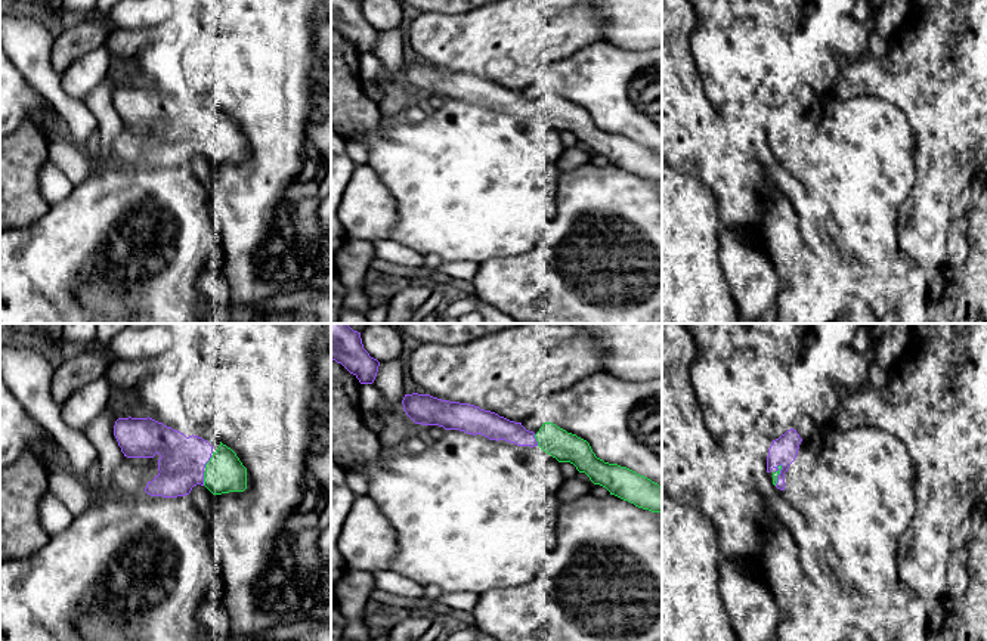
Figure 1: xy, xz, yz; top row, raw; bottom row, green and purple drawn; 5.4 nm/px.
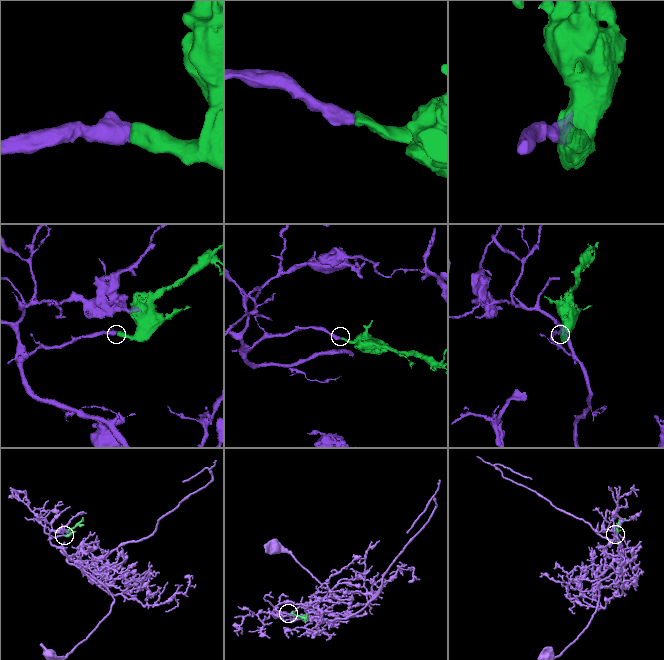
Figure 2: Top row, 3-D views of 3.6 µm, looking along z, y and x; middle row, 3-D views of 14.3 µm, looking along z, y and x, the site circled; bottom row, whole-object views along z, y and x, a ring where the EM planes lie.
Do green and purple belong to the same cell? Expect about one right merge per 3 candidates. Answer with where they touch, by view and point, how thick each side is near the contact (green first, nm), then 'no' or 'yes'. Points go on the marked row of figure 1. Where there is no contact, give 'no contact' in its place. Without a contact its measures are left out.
xy (204, 479) | 220/260 nm | yes

